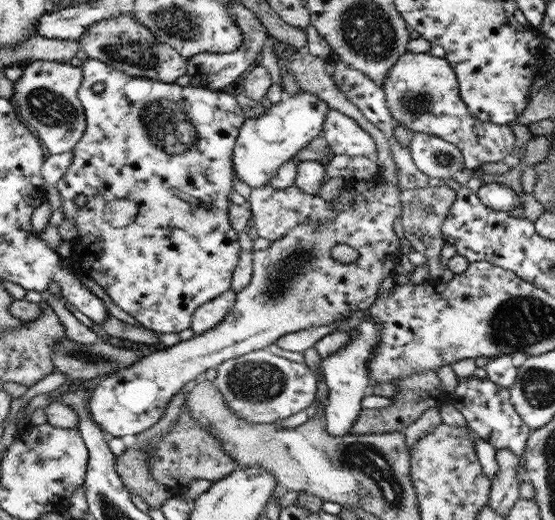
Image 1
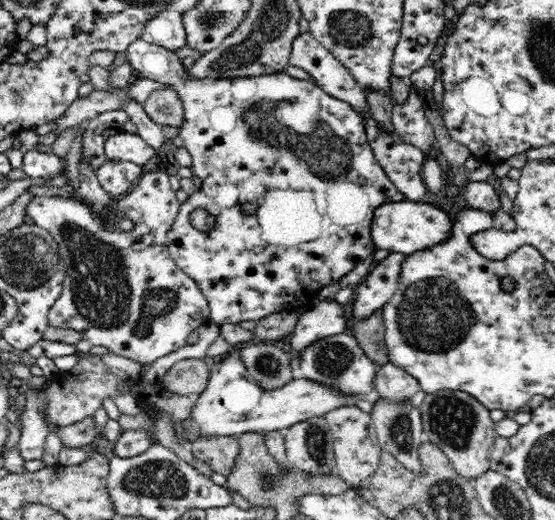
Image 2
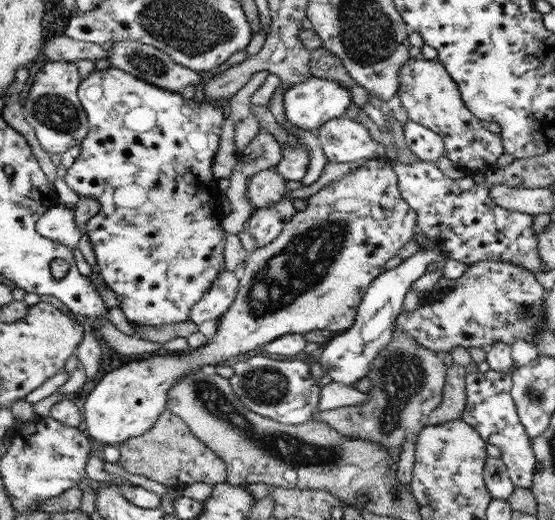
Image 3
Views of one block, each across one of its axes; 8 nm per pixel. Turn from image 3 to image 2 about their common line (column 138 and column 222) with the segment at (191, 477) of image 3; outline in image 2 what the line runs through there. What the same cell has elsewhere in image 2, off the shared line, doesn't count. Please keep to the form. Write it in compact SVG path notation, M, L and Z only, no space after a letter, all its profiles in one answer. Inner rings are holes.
M237 436L202 437L192 441L193 455L206 462L213 472L227 476L239 454Z

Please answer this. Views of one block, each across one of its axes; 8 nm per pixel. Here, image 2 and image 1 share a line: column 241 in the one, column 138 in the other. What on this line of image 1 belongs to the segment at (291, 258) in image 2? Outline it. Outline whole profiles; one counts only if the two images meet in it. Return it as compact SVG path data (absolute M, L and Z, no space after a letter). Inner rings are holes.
M88 58L83 62L84 79L83 86L80 86L78 98L82 100L83 110L86 112L87 131L83 135L78 145L73 150L74 160L70 164L66 174L55 184L62 198L62 208L65 218L74 219L79 236L74 242L74 254L70 259L77 262L78 266L88 274L100 288L106 291L106 294L112 298L118 308L134 316L142 326L152 329L157 333L180 333L182 330L190 329L191 317L196 309L212 299L219 297L222 293L228 292L230 288L230 276L232 270L236 268L238 262L238 250L240 244L236 240L236 230L228 221L228 210L230 205L230 190L234 190L232 184L232 171L234 168L234 151L239 134L242 132L242 126L245 118L241 107L235 100L234 90L208 90L194 86L179 86L176 83L164 83L154 81L148 78L133 77L126 75L124 71L115 70L114 67L107 66L107 63ZM94 84L102 84L104 88L100 92L94 92ZM79 194L84 194L87 198L84 206L76 206L74 198ZM126 198L138 204L140 216L136 216L134 226L112 227L105 220L105 209L113 200Z

